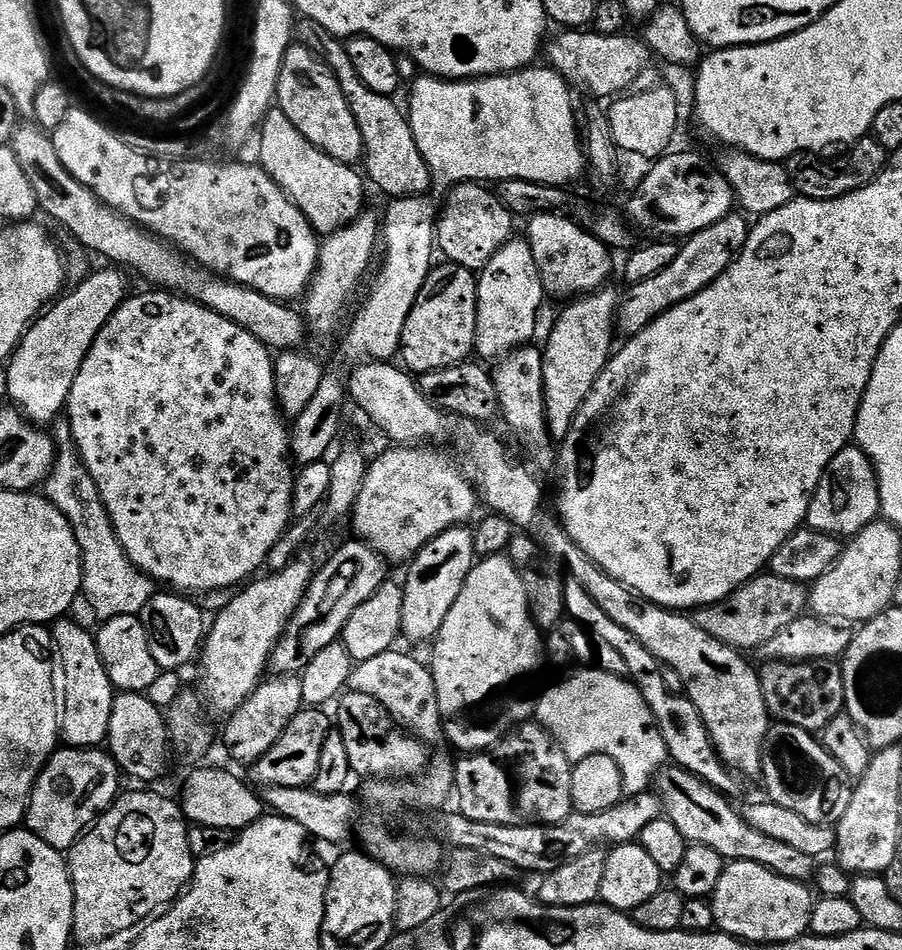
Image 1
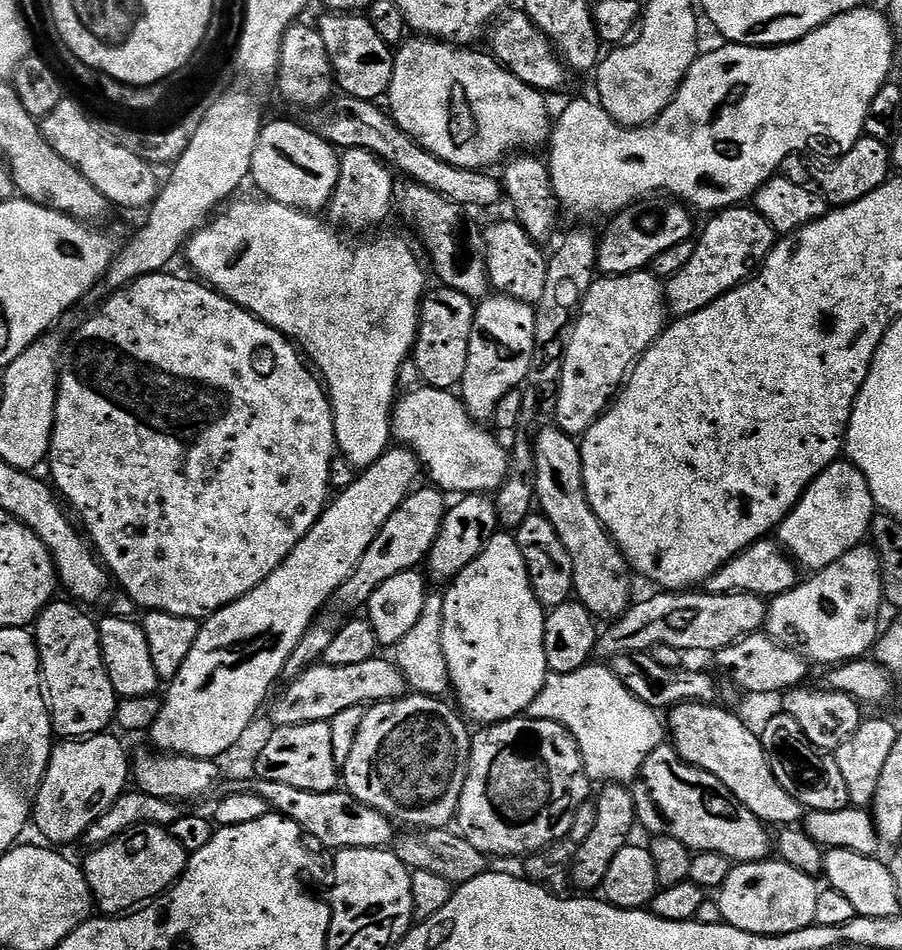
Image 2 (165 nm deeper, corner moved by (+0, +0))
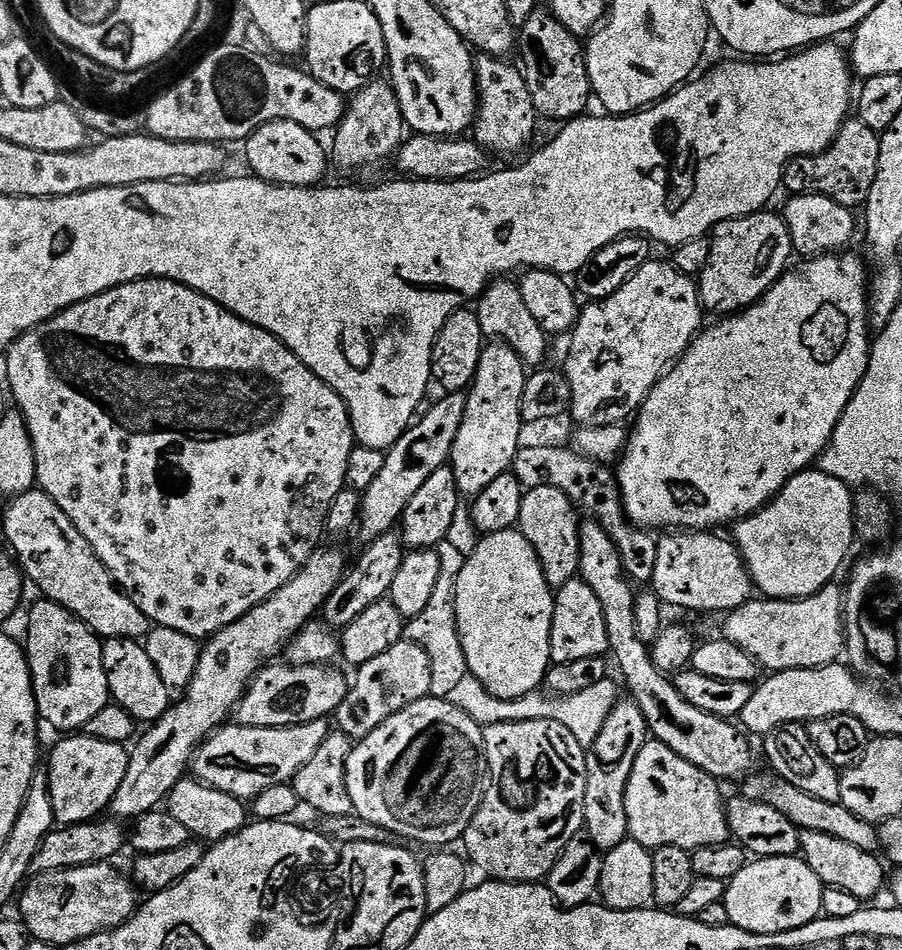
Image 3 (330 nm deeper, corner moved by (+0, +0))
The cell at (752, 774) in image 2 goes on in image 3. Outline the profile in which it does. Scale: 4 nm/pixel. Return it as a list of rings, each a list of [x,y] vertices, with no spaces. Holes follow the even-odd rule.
[[[749,775],[743,781],[745,784],[742,792],[749,800],[774,806],[774,810],[778,810],[778,814],[786,814],[786,818],[790,818],[790,822],[794,822],[796,828],[805,832],[830,834],[830,838],[842,838],[842,842],[850,842],[850,846],[858,846],[858,850],[875,853],[881,851],[877,825],[858,818],[858,814],[850,814],[850,810],[846,810],[846,806],[834,802],[822,802],[822,798],[810,798],[810,794],[798,790],[798,786],[790,786],[790,782],[785,780],[777,782],[771,775],[768,775],[769,777],[756,775]]]

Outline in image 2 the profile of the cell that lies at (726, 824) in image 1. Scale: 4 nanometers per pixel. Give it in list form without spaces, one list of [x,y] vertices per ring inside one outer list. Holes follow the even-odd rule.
[[[671,746],[656,748],[654,754],[646,758],[640,775],[634,781],[632,797],[636,803],[639,827],[652,832],[653,837],[678,838],[678,842],[691,848],[693,853],[717,852],[736,864],[757,864],[759,860],[767,860],[773,855],[774,836],[769,825],[750,814],[750,810],[746,810],[746,806],[742,806],[742,802],[738,802],[738,798],[734,798],[734,794],[730,794],[730,790],[726,790],[726,786],[722,786],[714,774],[683,763],[676,749]]]

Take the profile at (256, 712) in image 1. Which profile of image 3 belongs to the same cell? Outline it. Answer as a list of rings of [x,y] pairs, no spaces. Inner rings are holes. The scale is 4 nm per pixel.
[[[396,530],[382,534],[365,548],[368,549],[357,558],[353,568],[351,565],[345,571],[344,577],[340,579],[334,590],[334,594],[330,594],[330,598],[324,603],[323,623],[333,630],[342,630],[346,626],[350,626],[350,622],[354,622],[354,618],[358,618],[358,614],[363,614],[369,606],[374,606],[374,602],[388,596],[390,586],[394,586],[394,578],[402,567],[406,555],[402,537]]]

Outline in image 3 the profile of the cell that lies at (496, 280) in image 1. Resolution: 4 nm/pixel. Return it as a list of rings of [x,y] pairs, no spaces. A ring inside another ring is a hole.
[[[499,342],[485,343],[476,376],[466,392],[466,414],[462,414],[462,426],[458,438],[454,438],[450,457],[450,467],[461,497],[474,498],[482,494],[494,478],[513,467],[516,453],[522,447],[520,428],[525,427],[520,416],[525,379],[526,366],[510,346]]]

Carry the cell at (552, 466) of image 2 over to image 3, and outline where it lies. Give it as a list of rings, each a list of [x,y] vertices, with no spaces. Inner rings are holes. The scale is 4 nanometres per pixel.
[[[589,518],[580,526],[578,576],[586,582],[586,586],[590,586],[590,590],[594,590],[598,602],[602,602],[608,652],[616,659],[616,664],[624,675],[624,684],[628,687],[630,699],[636,703],[638,710],[642,710],[642,718],[646,718],[649,733],[670,746],[670,750],[674,750],[678,758],[686,758],[686,762],[716,777],[717,781],[739,781],[747,777],[753,771],[753,741],[732,720],[723,720],[714,714],[706,714],[706,710],[698,710],[698,706],[690,706],[690,702],[686,702],[686,698],[682,698],[682,694],[676,689],[675,683],[653,663],[649,645],[638,638],[638,626],[634,622],[636,592],[633,581],[625,575],[622,558],[614,542],[610,540],[610,535]]]

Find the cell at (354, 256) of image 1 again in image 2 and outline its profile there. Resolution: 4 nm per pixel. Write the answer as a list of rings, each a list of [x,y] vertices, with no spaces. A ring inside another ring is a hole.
[[[345,148],[339,153],[340,169],[338,186],[334,186],[332,202],[326,212],[340,224],[348,228],[372,228],[380,224],[394,212],[396,184],[393,169],[389,168],[379,156],[365,148]]]

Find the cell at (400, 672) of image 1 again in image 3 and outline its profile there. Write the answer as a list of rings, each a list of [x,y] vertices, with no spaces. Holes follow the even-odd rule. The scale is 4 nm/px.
[[[269,663],[248,683],[244,697],[236,705],[235,723],[242,728],[289,728],[331,717],[342,706],[350,683],[349,677],[332,667],[336,666]]]

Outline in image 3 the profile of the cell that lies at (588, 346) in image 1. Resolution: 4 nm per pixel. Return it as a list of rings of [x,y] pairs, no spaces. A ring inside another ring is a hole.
[[[656,258],[649,259],[609,297],[585,303],[580,319],[570,333],[572,345],[568,348],[568,361],[562,365],[562,371],[570,382],[571,419],[576,419],[580,428],[592,428],[623,425],[627,416],[628,419],[635,417],[650,390],[692,344],[705,323],[704,319],[706,313],[700,305],[697,281],[679,272],[670,262],[664,261],[663,264]]]

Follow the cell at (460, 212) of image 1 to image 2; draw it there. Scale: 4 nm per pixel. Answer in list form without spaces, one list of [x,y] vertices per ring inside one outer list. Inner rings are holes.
[[[514,218],[496,220],[484,232],[482,244],[489,285],[499,295],[509,296],[523,304],[533,306],[540,303],[542,293],[546,288],[546,270],[548,256],[541,245]]]

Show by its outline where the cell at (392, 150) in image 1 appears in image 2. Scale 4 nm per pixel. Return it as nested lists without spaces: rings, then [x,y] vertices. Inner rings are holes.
[[[411,182],[396,184],[394,204],[398,212],[416,227],[417,234],[424,242],[424,248],[432,259],[431,275],[433,272],[443,287],[458,290],[458,294],[466,294],[466,298],[474,302],[485,299],[490,292],[488,271],[483,251],[477,248],[476,252],[475,246],[468,241],[468,228],[464,225],[465,209],[442,198],[442,194],[434,194],[434,190]]]

